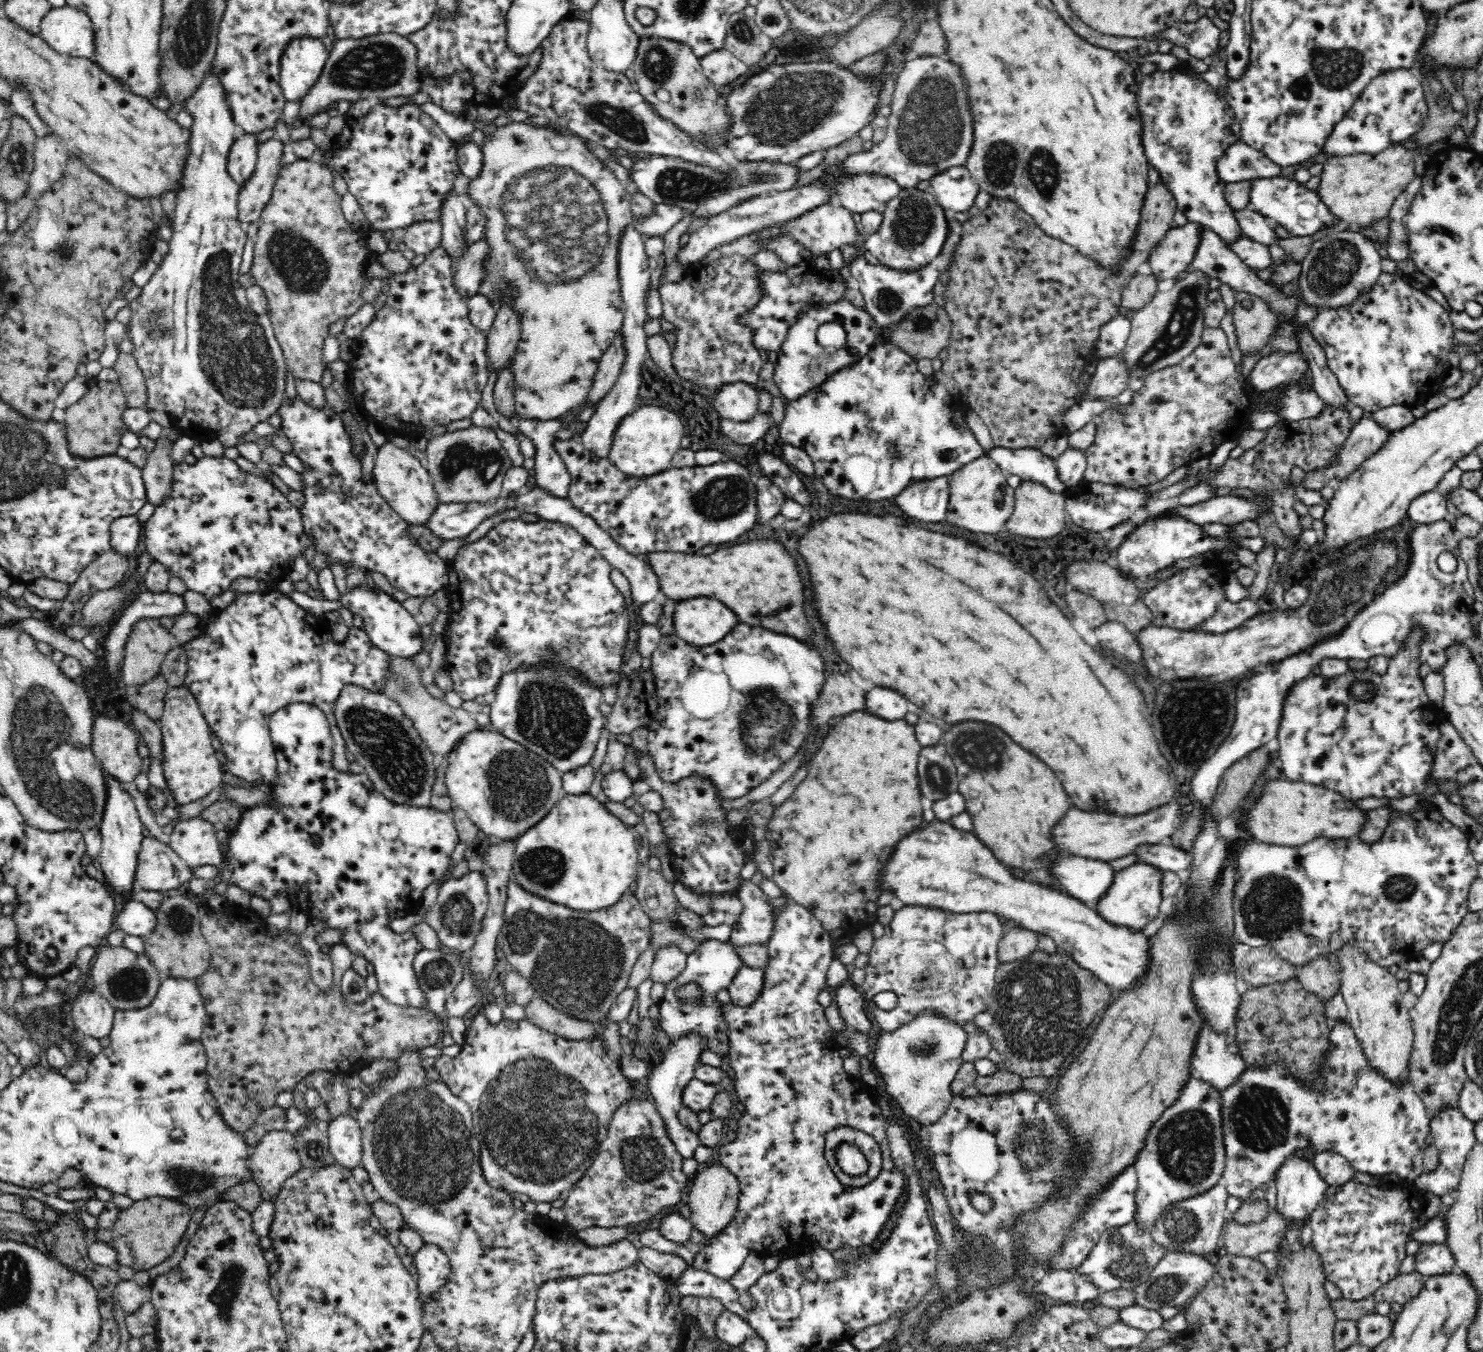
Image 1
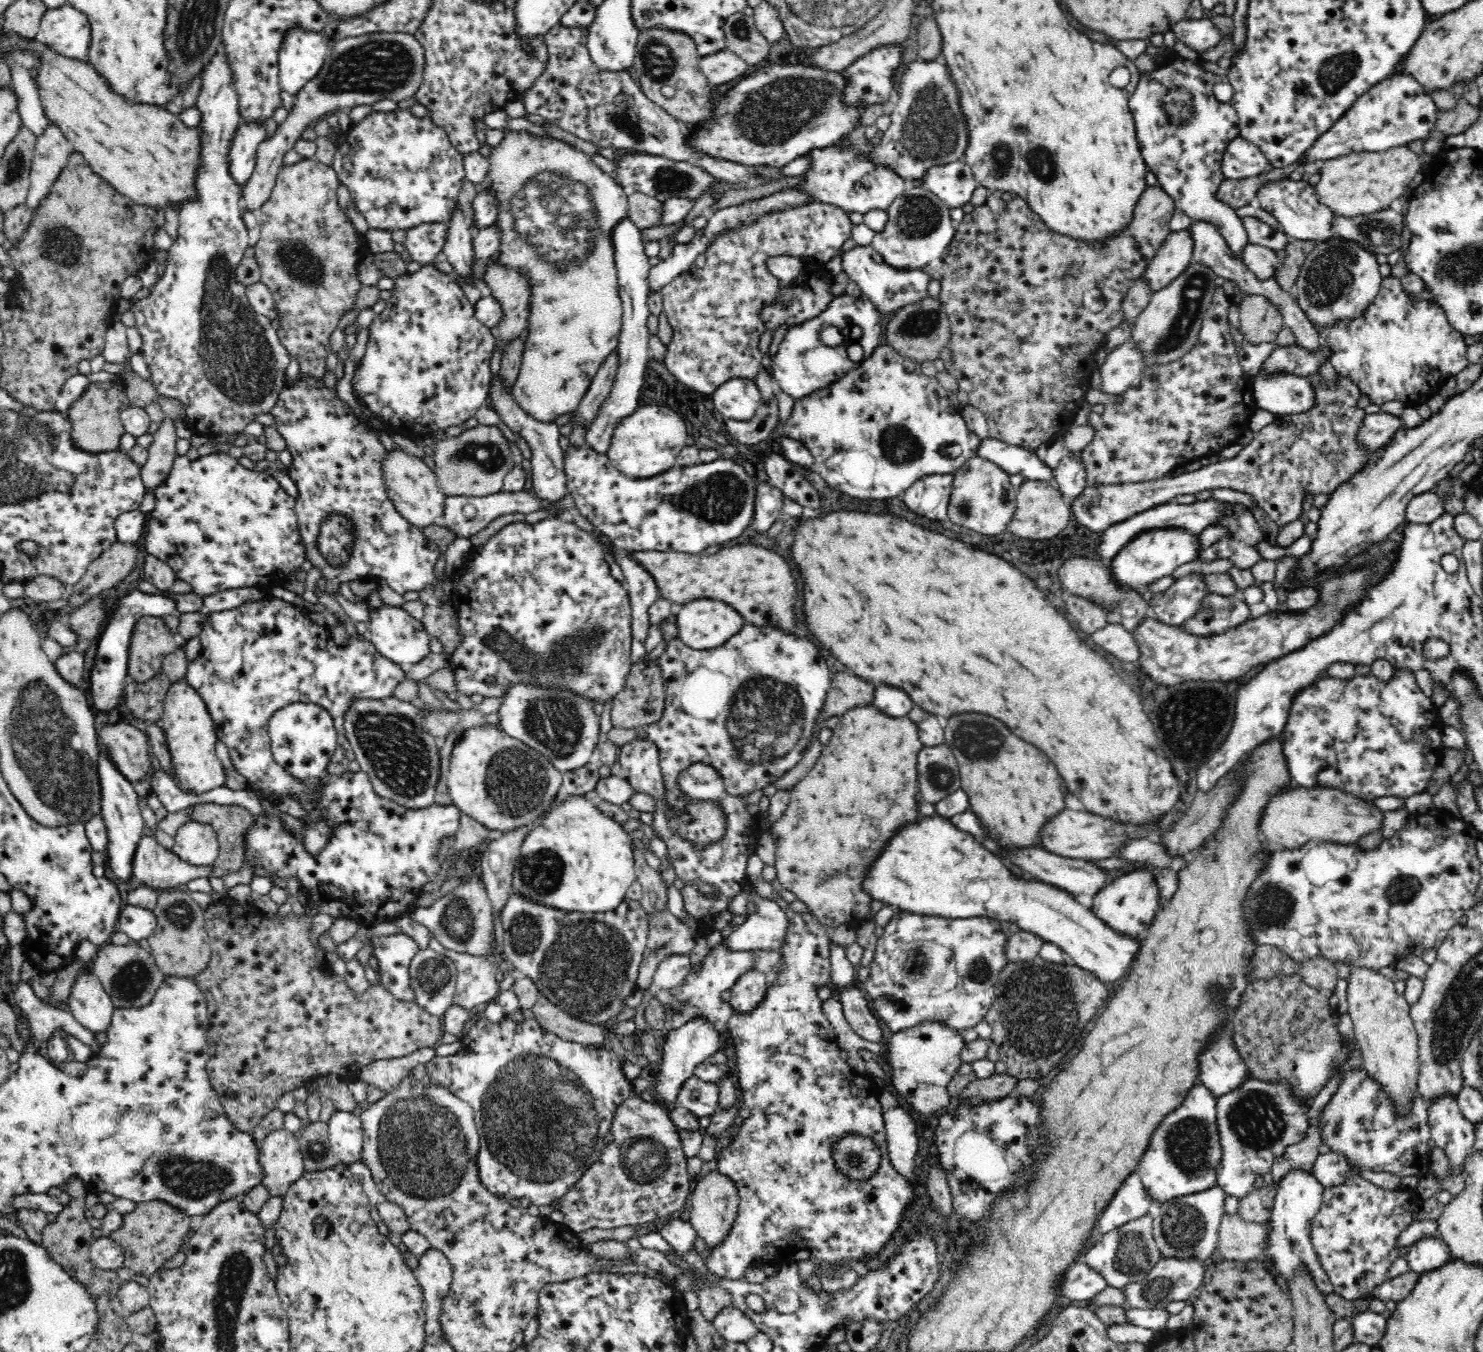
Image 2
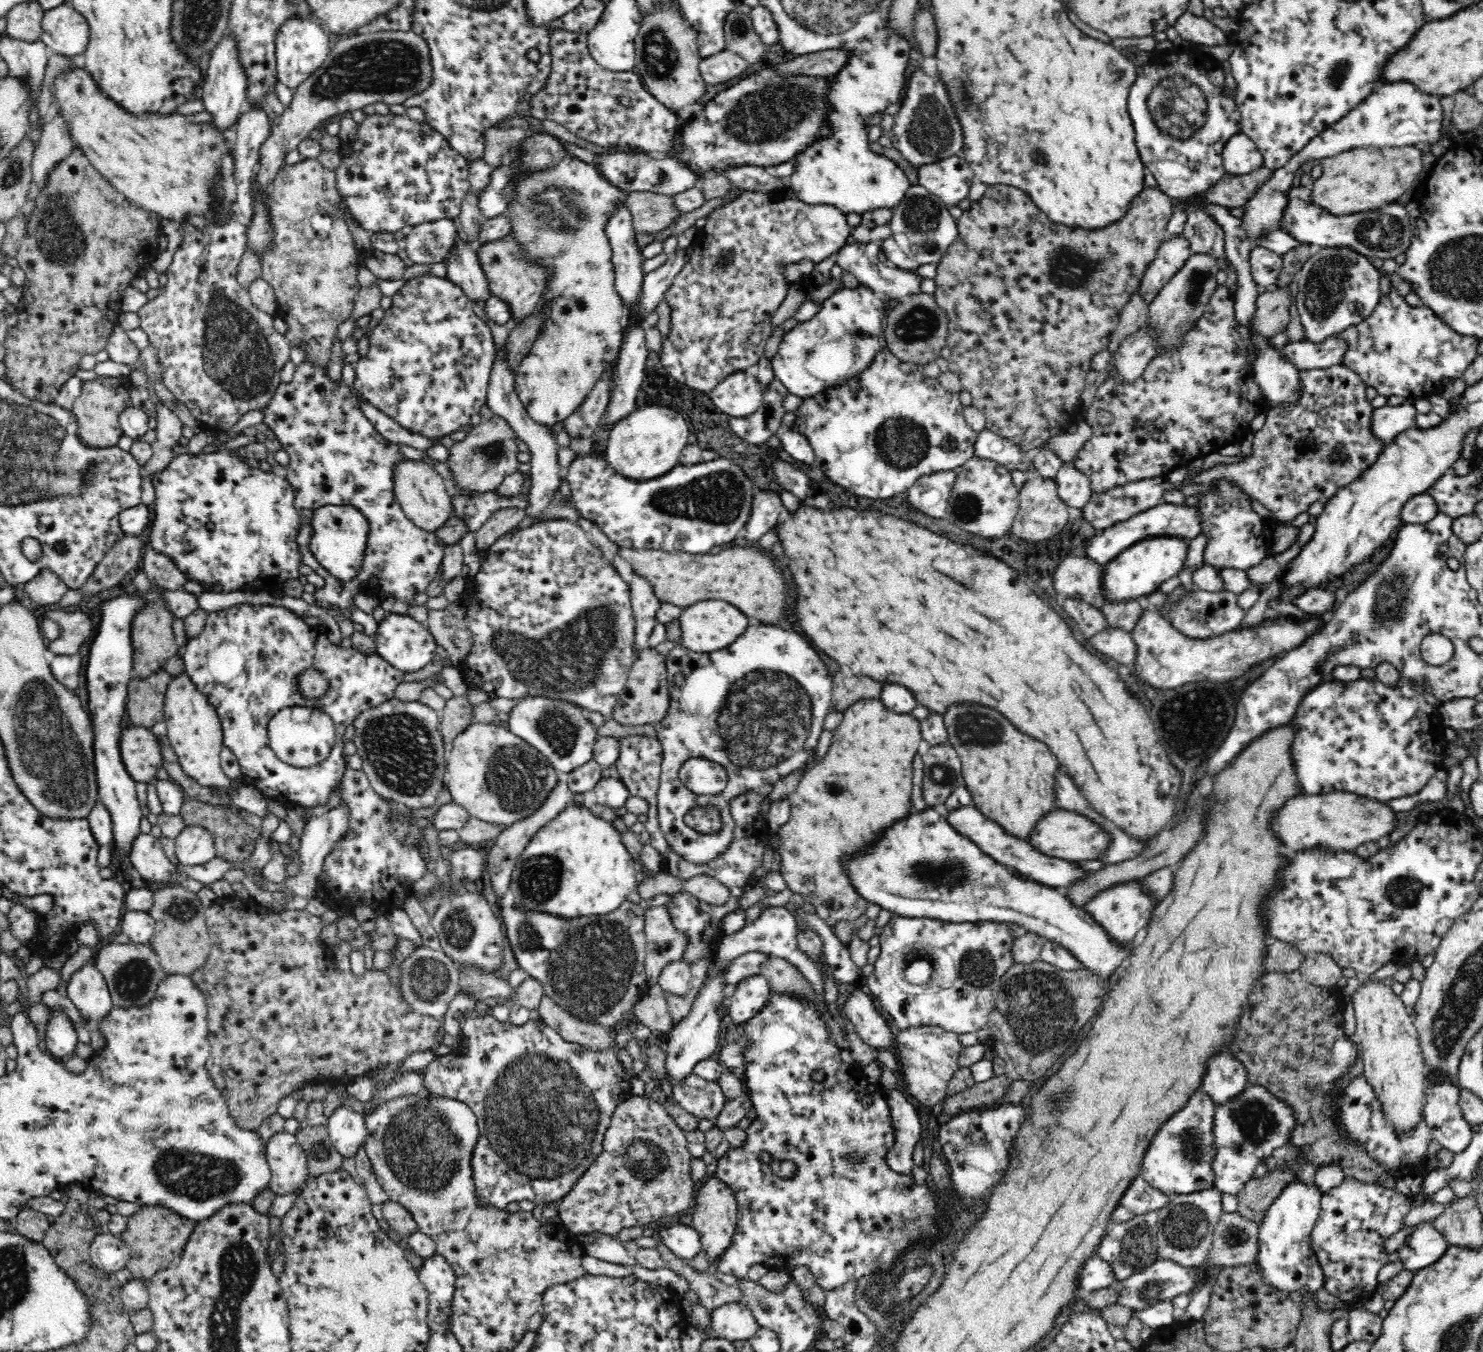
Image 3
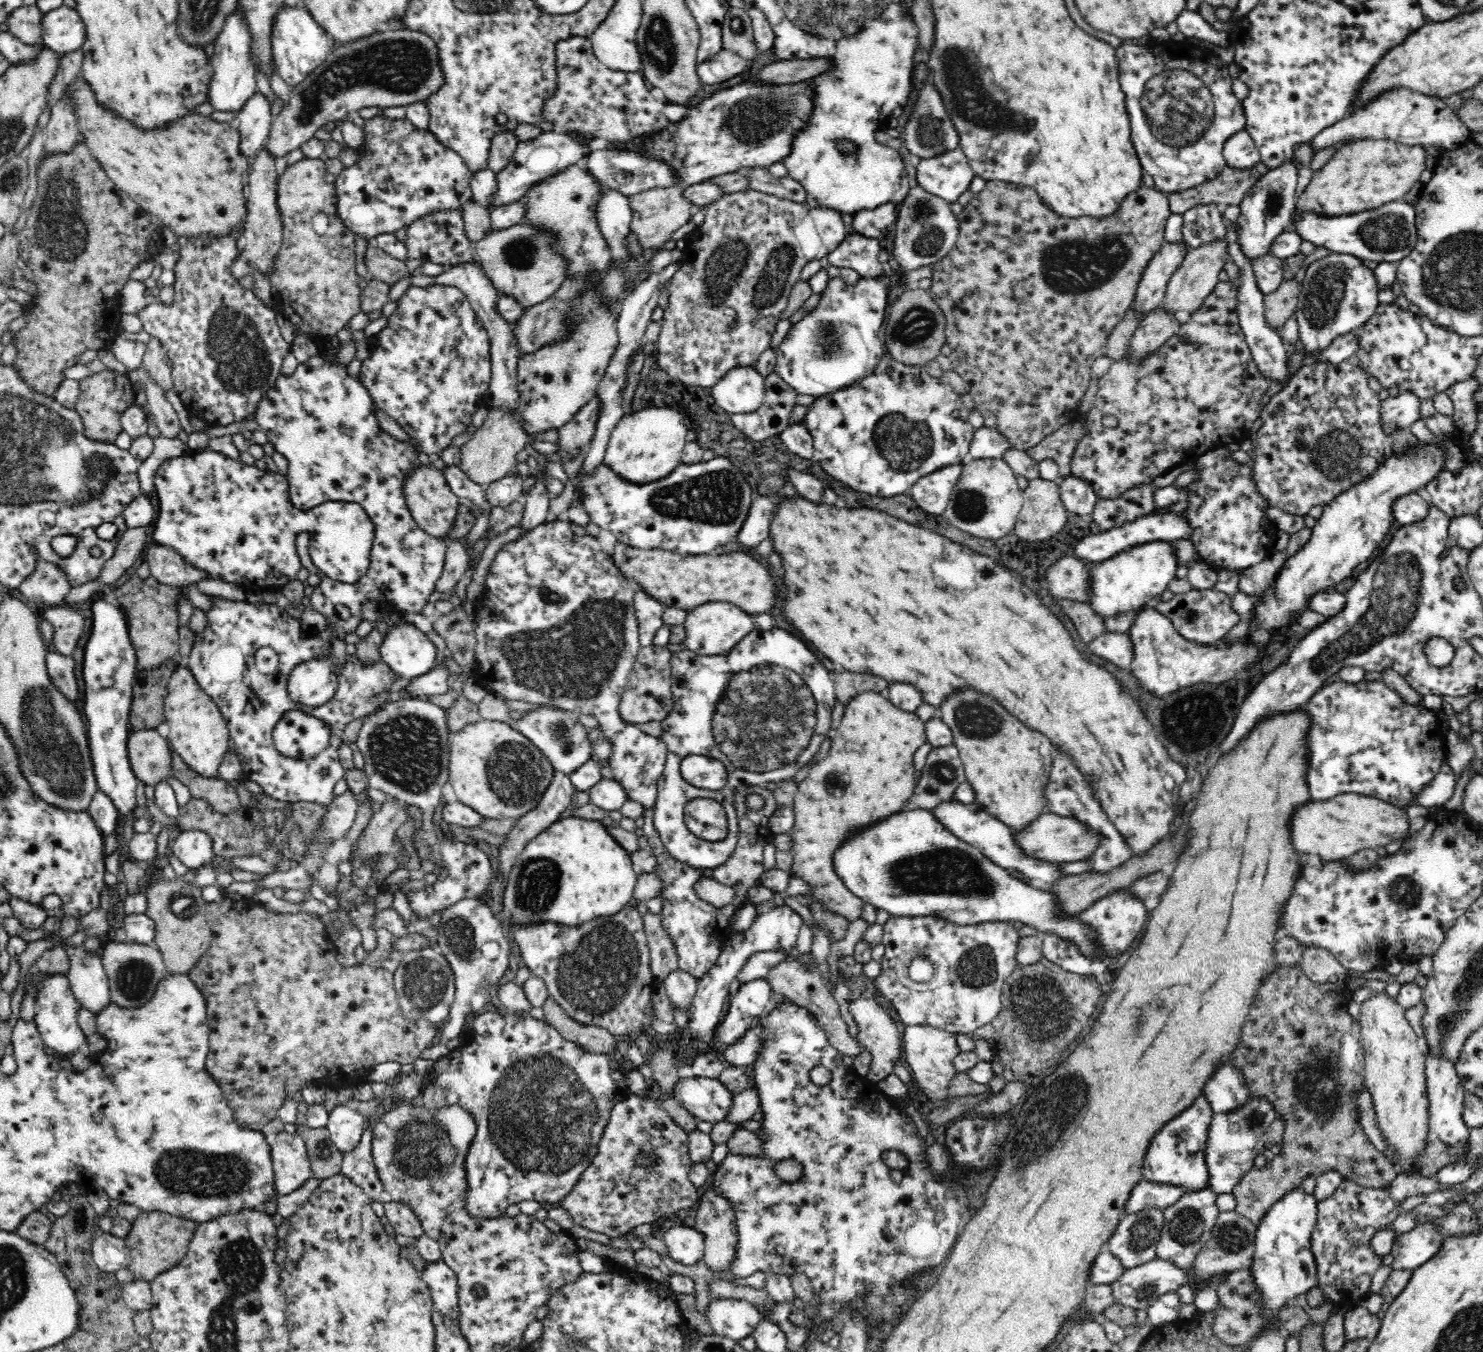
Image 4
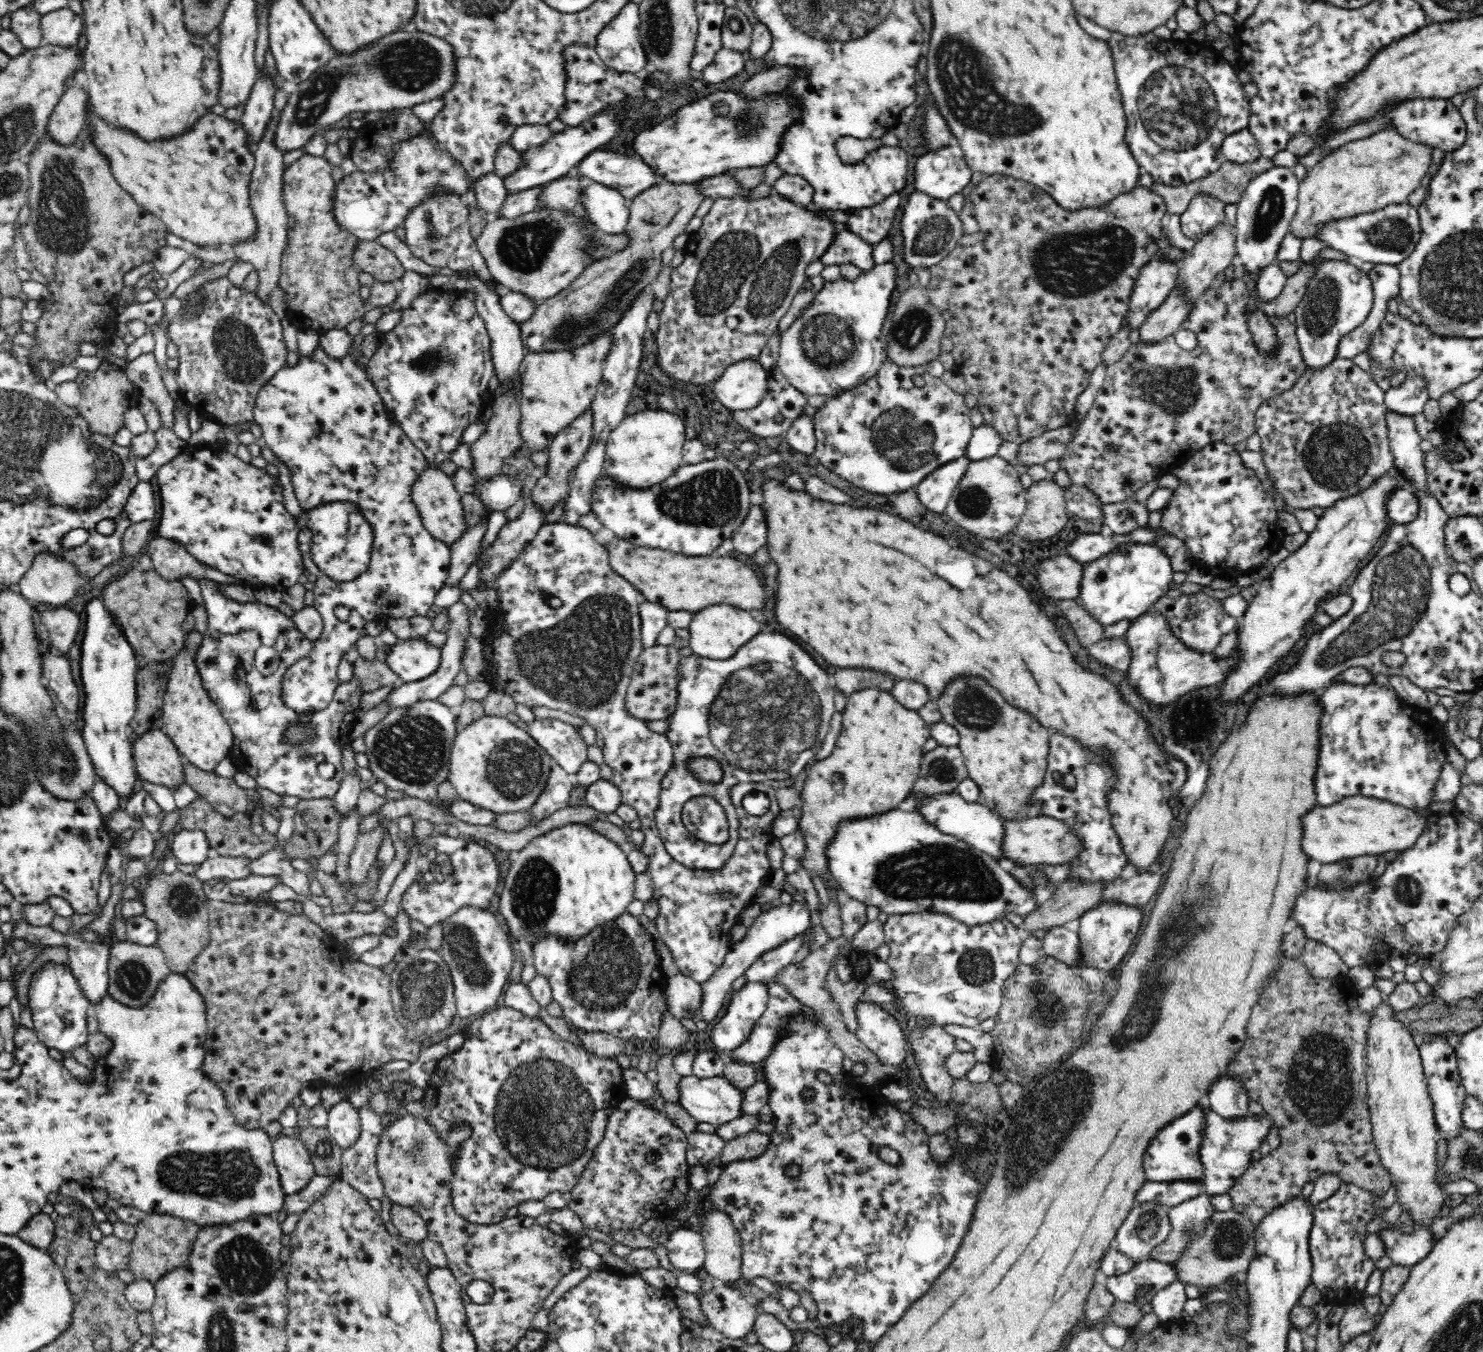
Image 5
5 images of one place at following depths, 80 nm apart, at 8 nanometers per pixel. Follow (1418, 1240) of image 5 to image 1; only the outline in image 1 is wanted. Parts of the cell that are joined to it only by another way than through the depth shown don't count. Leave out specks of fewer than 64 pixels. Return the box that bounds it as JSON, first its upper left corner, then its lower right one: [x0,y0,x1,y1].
[1416,1244,1455,1277]

